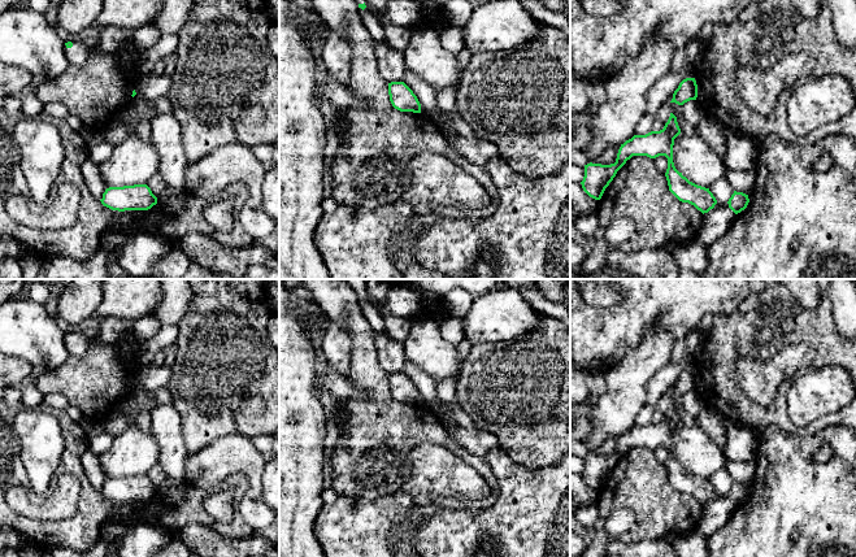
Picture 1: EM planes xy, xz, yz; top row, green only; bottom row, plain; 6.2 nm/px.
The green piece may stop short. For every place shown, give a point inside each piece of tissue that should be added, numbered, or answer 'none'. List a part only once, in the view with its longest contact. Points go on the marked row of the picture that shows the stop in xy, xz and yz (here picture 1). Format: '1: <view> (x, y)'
1: xy (78, 53)

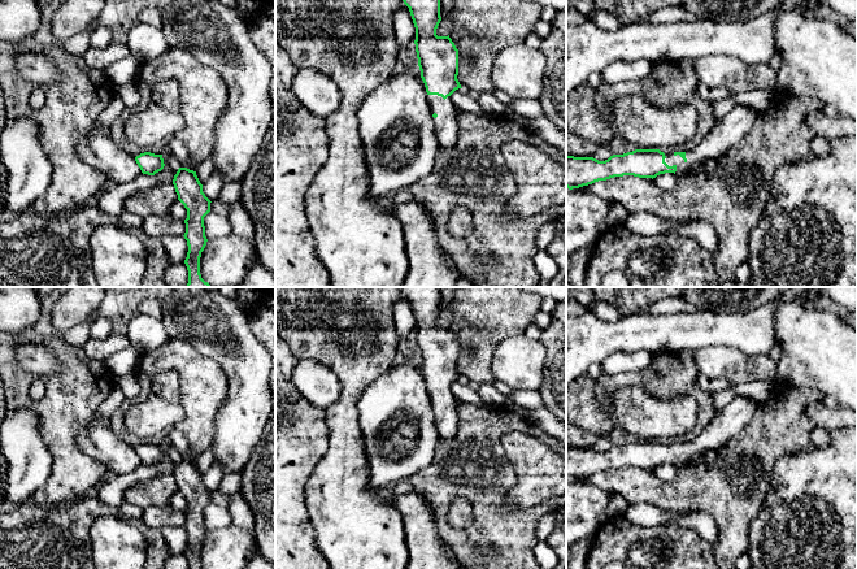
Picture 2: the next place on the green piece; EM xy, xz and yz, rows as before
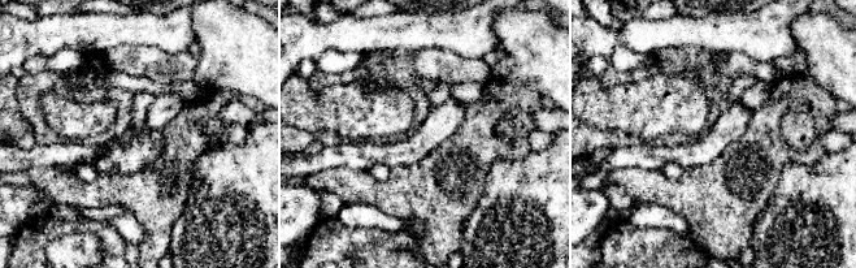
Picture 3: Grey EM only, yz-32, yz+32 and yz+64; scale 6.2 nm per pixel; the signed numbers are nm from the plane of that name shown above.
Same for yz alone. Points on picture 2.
1: yz (729, 133)

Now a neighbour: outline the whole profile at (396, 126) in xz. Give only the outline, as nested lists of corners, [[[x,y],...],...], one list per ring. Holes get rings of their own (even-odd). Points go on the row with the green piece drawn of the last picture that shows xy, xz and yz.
[[[419,66],[375,88],[357,116],[370,197],[392,203],[396,194],[432,171],[439,151]]]

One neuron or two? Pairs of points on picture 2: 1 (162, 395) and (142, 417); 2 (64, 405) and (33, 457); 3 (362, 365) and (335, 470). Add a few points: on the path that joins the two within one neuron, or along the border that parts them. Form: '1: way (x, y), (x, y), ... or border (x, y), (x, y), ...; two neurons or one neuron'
1: way (159, 400), (147, 412); one neuron
2: border (35, 411), (39, 434), (52, 457), (51, 470); two neurons
3: way (351, 391), (344, 409), (344, 444); one neuron

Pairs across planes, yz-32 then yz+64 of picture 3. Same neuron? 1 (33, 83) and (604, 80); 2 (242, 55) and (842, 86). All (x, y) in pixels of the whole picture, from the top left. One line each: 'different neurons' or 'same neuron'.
1: same neuron
2: same neuron

